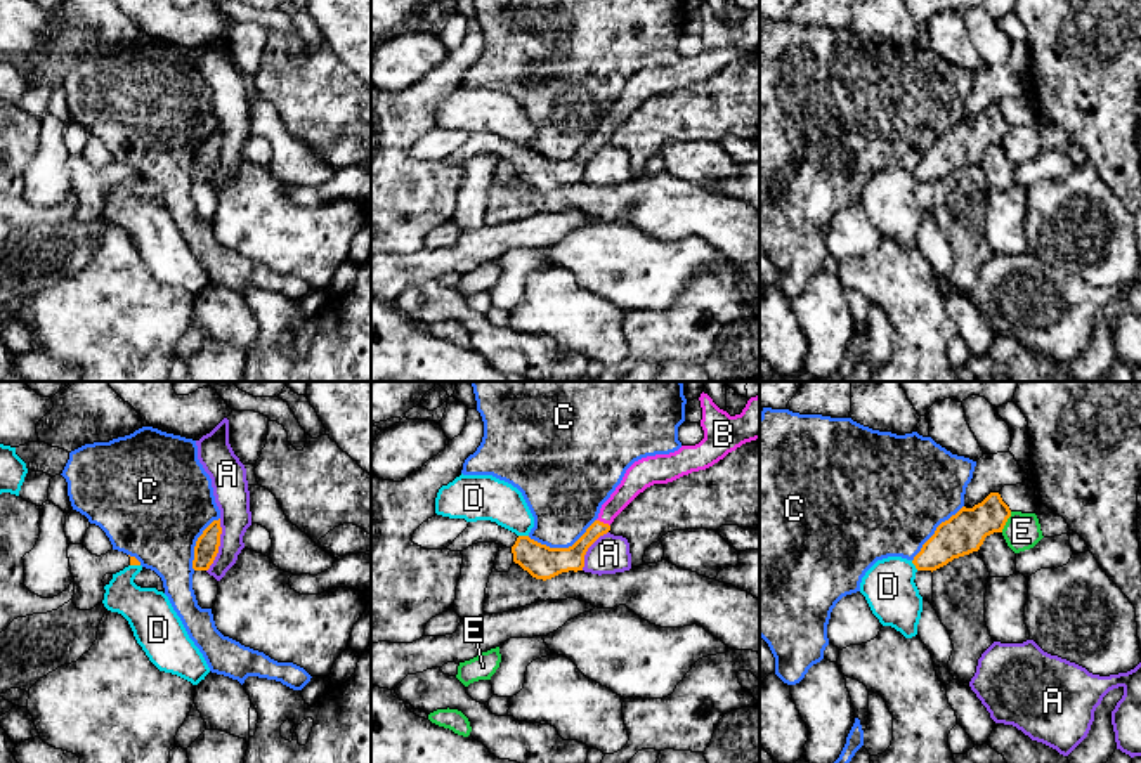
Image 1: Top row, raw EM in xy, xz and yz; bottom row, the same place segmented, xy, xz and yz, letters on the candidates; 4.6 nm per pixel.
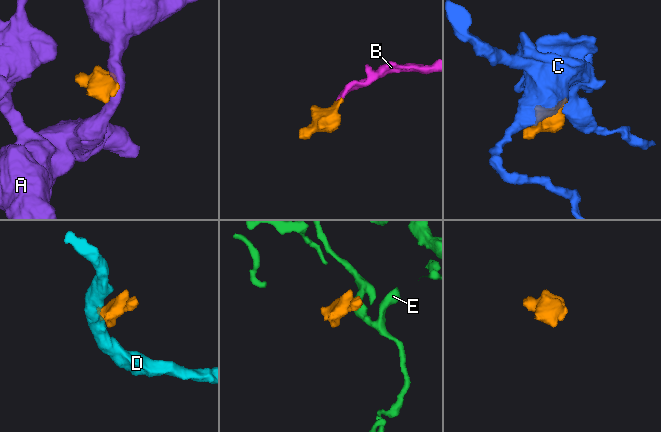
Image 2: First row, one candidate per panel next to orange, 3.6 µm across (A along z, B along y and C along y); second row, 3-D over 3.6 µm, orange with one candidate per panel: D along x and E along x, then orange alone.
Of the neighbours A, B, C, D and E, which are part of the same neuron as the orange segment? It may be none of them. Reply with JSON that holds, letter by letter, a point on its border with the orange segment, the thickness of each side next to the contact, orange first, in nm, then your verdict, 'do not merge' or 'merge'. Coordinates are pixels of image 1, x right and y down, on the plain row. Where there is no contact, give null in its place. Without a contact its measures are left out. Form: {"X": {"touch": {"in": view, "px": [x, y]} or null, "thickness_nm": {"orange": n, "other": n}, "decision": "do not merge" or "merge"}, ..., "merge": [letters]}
{"A": {"touch": {"in": "xy", "px": [219, 156]}, "thickness_nm": {"orange": 110, "other": 160}, "decision": "do not merge"}, "B": {"touch": {"in": "xz", "px": [602, 134]}, "thickness_nm": {"orange": 110, "other": 120}, "decision": "merge"}, "C": {"touch": {"in": "xz", "px": [562, 160]}, "thickness_nm": {"orange": 160, "other": 360}, "decision": "do not merge"}, "D": {"touch": {"in": "xz", "px": [524, 148]}, "thickness_nm": {"orange": 160, "other": 200}, "decision": "do not merge"}, "E": {"touch": {"in": "yz", "px": [1006, 132]}, "thickness_nm": {"orange": 190, "other": 170}, "decision": "do not merge"}, "merge": ["B"]}

